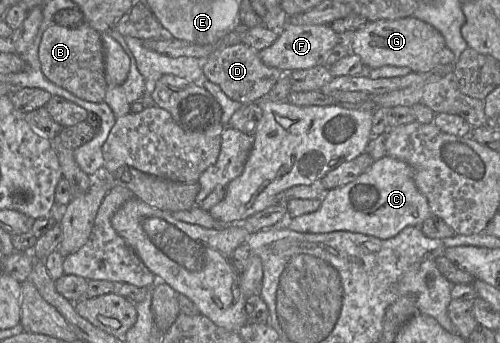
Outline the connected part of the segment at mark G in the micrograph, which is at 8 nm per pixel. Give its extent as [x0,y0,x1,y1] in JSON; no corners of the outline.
[351,16,446,72]

